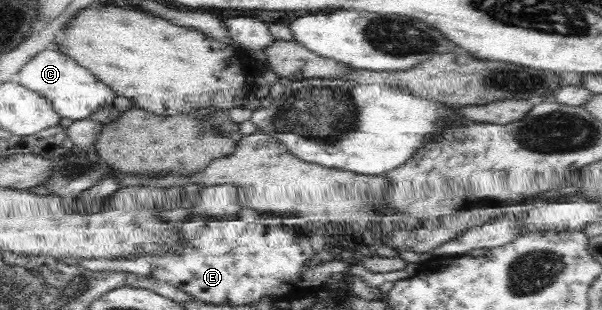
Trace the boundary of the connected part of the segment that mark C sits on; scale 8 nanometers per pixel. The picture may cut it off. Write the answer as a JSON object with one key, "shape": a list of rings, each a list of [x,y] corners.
{"shape":[[[52,47],[34,55],[18,73],[17,82],[50,101],[50,106],[60,117],[68,117],[73,121],[84,119],[87,115],[112,105],[116,97],[110,88],[94,79],[82,65],[74,63],[70,57],[62,55]]]}

